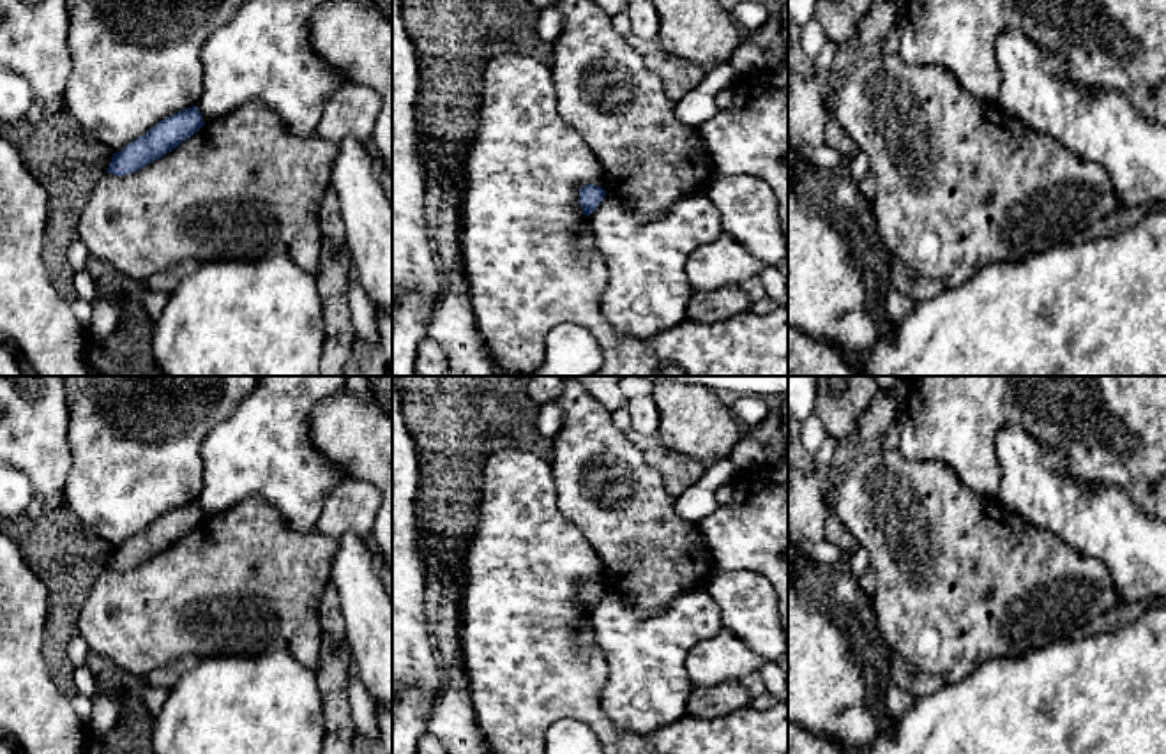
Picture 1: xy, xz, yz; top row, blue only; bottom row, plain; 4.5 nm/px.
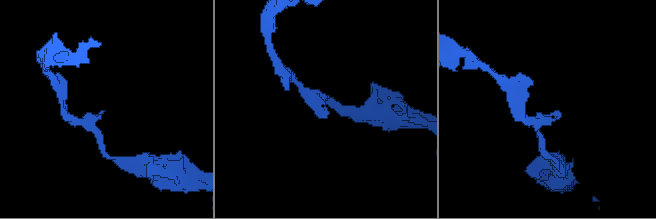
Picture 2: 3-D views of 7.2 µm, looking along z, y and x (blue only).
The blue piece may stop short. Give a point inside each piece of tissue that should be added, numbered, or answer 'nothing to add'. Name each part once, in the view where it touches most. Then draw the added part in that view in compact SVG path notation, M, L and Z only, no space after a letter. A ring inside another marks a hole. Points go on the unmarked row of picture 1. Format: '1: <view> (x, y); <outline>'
nothing to add

